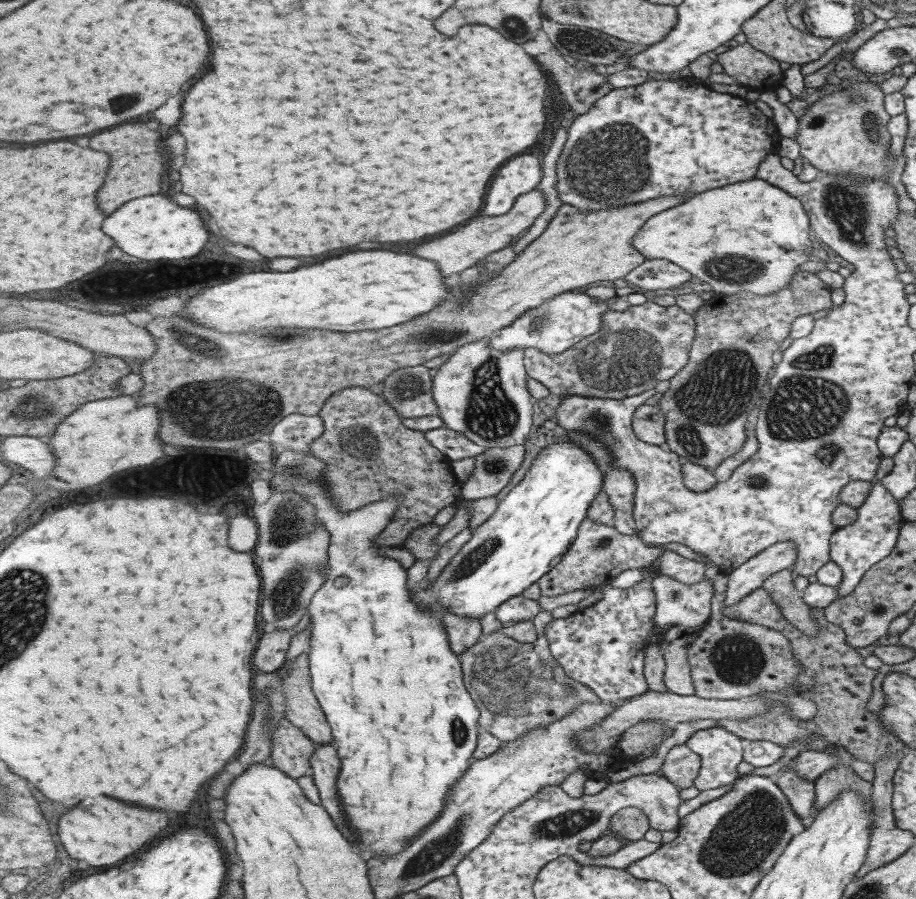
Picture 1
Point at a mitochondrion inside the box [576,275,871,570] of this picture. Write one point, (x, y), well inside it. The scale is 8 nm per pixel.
(808, 392)

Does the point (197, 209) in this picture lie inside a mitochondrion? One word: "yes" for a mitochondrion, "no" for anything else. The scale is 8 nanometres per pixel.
no

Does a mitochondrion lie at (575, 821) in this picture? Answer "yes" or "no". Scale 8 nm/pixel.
yes

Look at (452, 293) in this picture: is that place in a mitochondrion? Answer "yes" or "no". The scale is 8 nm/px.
no

